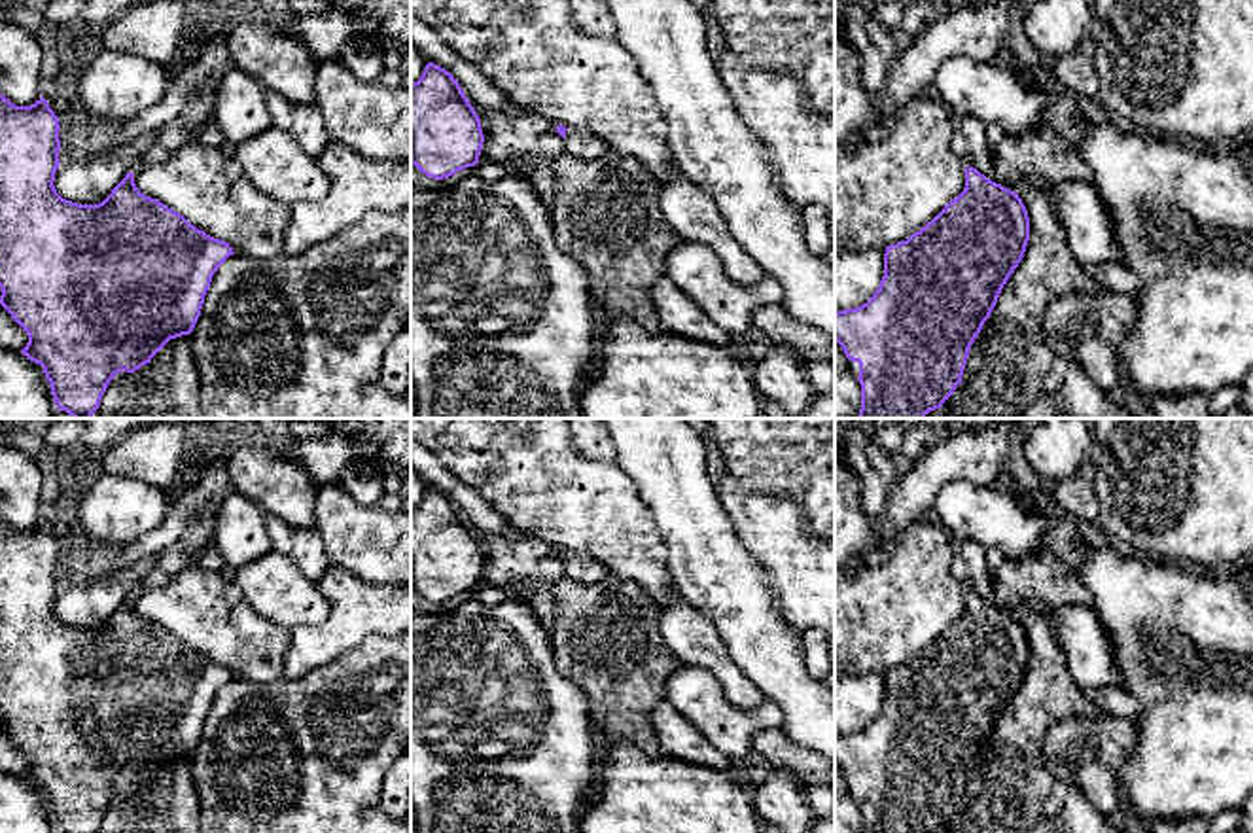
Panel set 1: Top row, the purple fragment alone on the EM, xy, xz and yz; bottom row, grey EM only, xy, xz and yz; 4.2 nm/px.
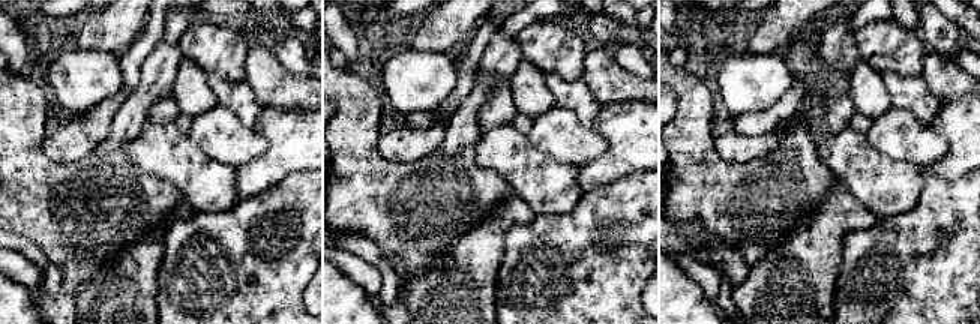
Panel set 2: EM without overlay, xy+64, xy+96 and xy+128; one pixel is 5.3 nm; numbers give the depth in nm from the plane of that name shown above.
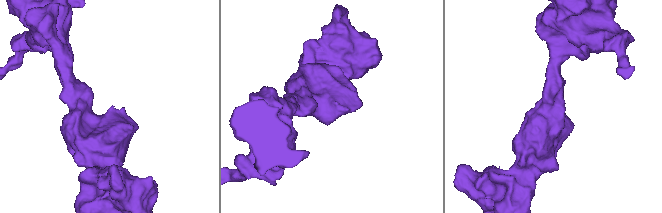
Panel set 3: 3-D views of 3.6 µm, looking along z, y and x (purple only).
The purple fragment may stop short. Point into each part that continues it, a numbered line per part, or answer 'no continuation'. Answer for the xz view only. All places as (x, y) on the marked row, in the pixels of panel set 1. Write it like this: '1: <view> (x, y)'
1: xz (580, 144)

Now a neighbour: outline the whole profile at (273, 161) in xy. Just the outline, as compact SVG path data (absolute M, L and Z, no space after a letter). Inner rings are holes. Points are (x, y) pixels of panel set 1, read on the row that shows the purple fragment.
M274 125L237 144L233 157L261 193L290 206L320 201L331 187L316 159Z

